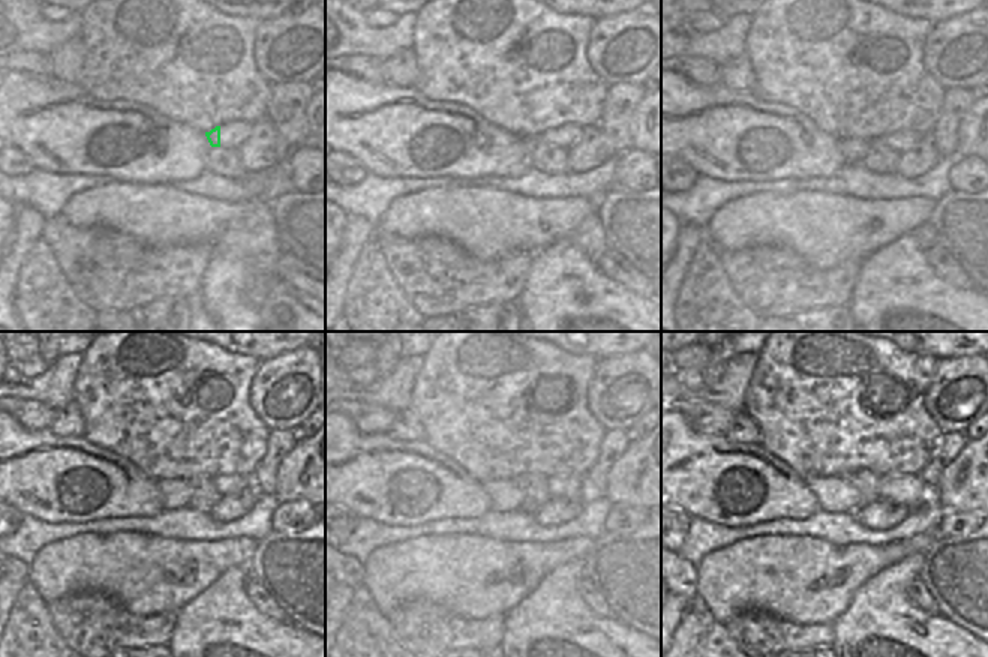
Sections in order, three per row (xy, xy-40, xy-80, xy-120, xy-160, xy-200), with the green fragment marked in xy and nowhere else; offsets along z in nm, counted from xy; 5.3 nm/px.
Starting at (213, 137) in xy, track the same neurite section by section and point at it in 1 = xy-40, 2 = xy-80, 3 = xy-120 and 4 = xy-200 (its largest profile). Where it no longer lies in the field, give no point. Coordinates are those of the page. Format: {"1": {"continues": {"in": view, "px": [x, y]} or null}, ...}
{"1": {"continues": {"in": "xy-40", "px": [549, 137]}}, "2": {"continues": {"in": "xy-80", "px": [886, 140]}}, "3": {"continues": {"in": "xy-120", "px": [224, 486]}}, "4": {"continues": {"in": "xy-200", "px": [907, 489]}}}

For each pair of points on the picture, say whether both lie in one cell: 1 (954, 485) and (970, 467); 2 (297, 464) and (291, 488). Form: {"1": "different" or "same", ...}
{"1": "same", "2": "same"}

